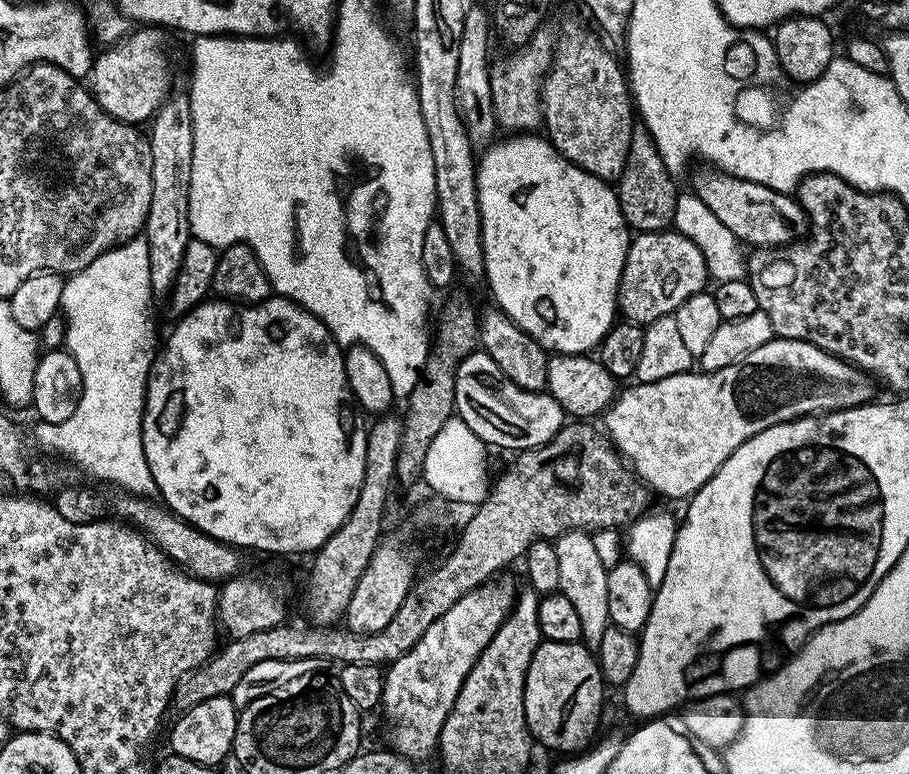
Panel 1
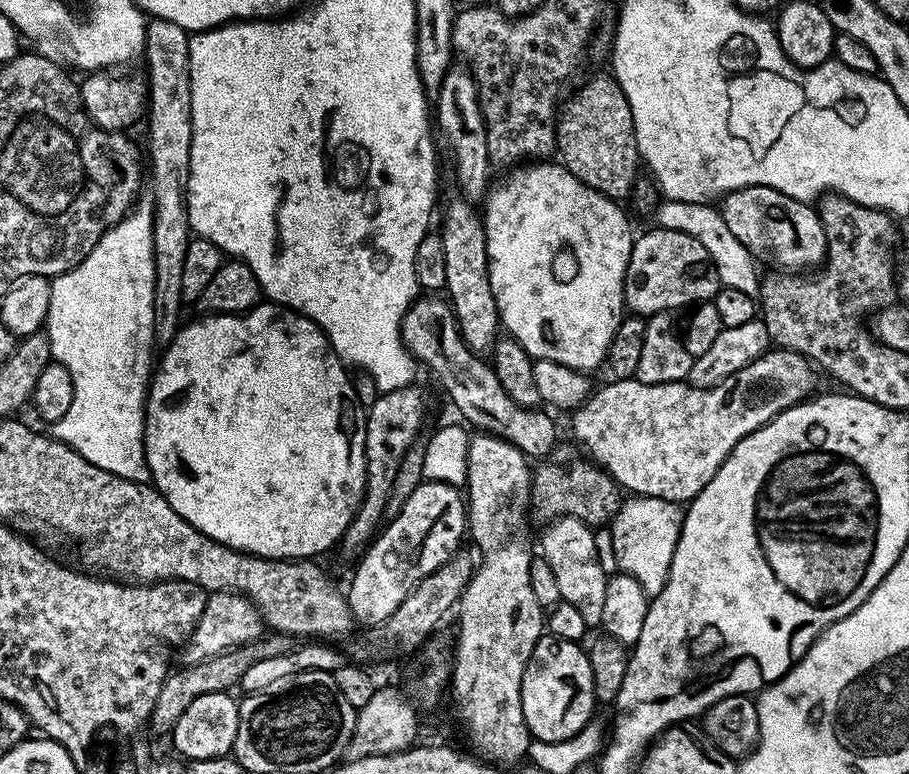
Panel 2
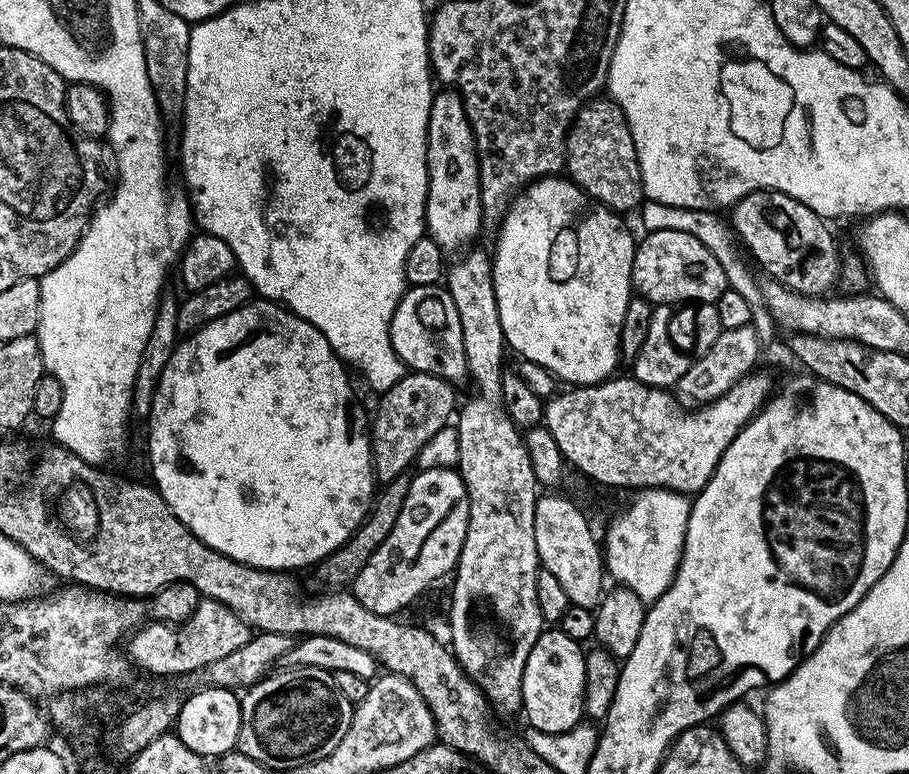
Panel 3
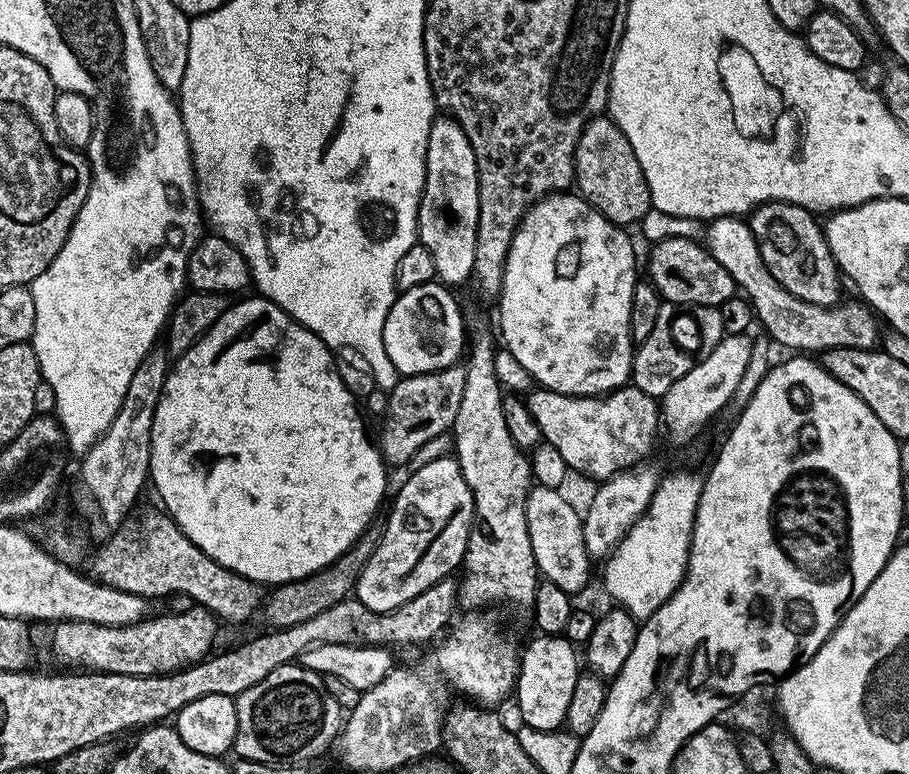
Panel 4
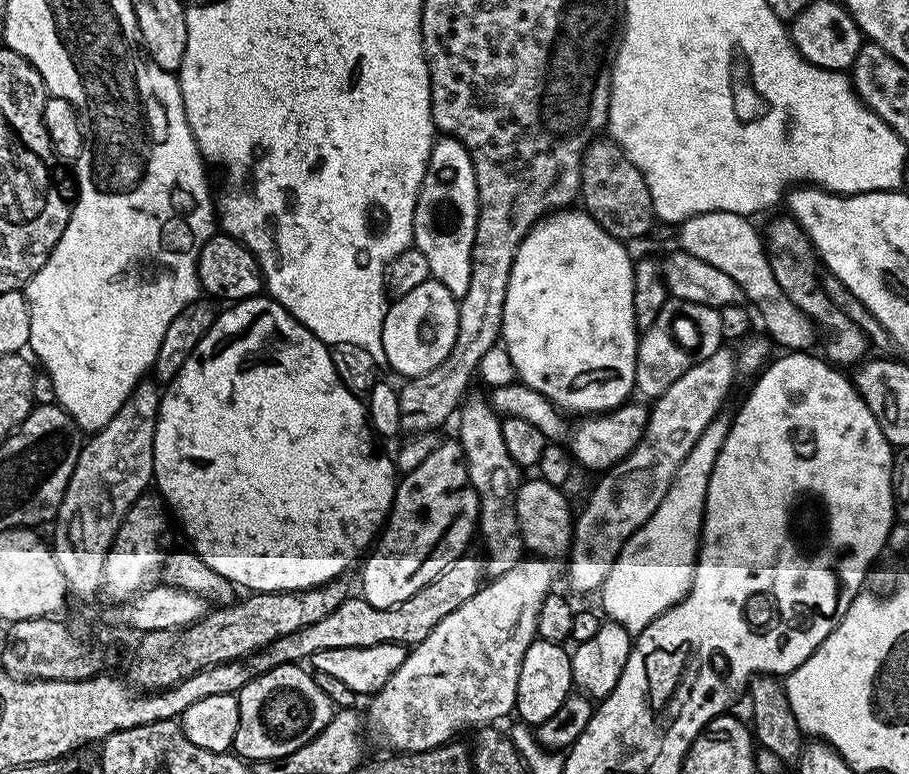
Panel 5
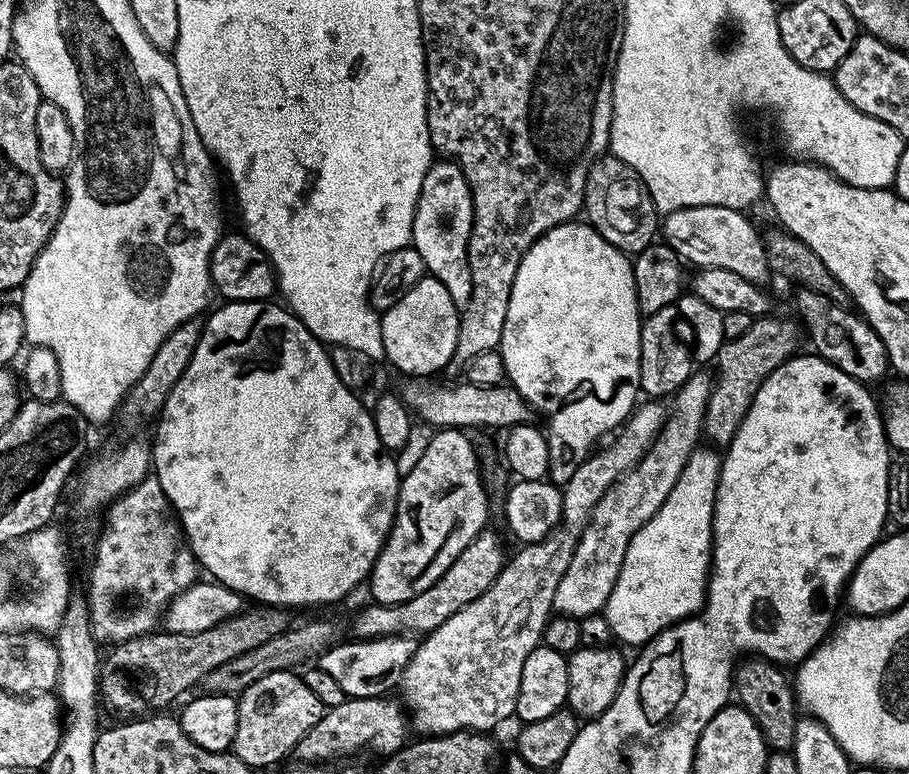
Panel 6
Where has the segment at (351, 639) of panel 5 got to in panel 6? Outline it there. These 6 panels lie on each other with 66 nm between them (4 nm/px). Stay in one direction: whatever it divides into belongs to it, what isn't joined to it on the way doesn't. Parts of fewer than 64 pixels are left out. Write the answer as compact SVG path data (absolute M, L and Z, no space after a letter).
M486 526L476 535L474 542L470 542L470 546L466 546L466 550L462 550L462 554L454 558L454 562L450 562L450 570L446 570L446 574L442 574L442 578L438 578L434 586L426 586L422 594L401 604L368 602L368 605L353 618L351 635L358 640L377 640L383 636L416 634L412 632L427 634L438 630L438 626L442 626L446 618L454 618L458 610L482 598L482 594L486 594L486 590L494 586L505 563L503 538L492 529L492 526Z

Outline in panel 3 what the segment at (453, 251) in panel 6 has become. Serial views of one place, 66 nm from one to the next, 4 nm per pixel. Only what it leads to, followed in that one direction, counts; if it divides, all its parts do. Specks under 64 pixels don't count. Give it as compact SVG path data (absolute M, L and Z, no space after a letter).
M440 91L433 95L428 115L428 193L424 226L427 235L431 236L443 252L456 254L467 249L473 243L471 240L482 232L480 162L476 158L472 124L459 92Z

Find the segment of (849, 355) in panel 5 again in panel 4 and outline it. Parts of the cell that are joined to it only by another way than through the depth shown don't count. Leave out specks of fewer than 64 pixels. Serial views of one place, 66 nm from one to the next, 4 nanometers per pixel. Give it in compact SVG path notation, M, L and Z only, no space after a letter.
M767 200L753 208L746 223L757 240L766 269L790 294L815 306L833 307L841 299L842 273L836 267L821 221L801 204L787 200Z

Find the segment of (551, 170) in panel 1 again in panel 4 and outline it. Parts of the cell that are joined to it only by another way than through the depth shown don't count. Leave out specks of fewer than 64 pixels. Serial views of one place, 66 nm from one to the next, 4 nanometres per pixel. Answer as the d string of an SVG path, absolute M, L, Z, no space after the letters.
M565 190L563 192L554 192L551 196L544 196L537 204L532 206L532 209L526 213L520 219L519 226L516 227L516 233L514 238L510 242L510 254L506 258L506 270L504 271L504 277L502 278L502 290L498 297L498 303L500 303L500 328L498 324L498 332L502 337L502 344L510 354L514 356L526 368L529 374L532 375L535 383L541 388L549 388L554 390L558 394L566 394L567 396L603 396L604 393L604 376L612 376L612 384L616 385L617 388L625 387L629 383L632 375L632 354L634 351L634 345L630 338L630 298L634 298L634 286L638 279L638 273L636 273L636 252L632 249L632 240L627 236L625 229L621 225L610 222L602 214L598 214L598 210L594 210L594 206L590 206L590 202L586 202L583 196L577 194L572 190Z

